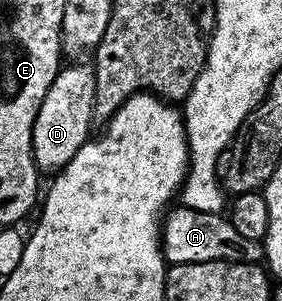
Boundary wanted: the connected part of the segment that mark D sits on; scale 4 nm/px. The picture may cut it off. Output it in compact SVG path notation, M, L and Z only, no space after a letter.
M73 60L62 65L58 70L55 80L51 80L51 88L47 88L47 96L43 96L43 104L39 104L39 112L35 116L35 124L31 132L31 148L33 159L38 171L42 175L55 176L83 148L83 144L90 141L89 129L95 126L93 120L93 105L95 104L95 72L92 65L85 60Z

